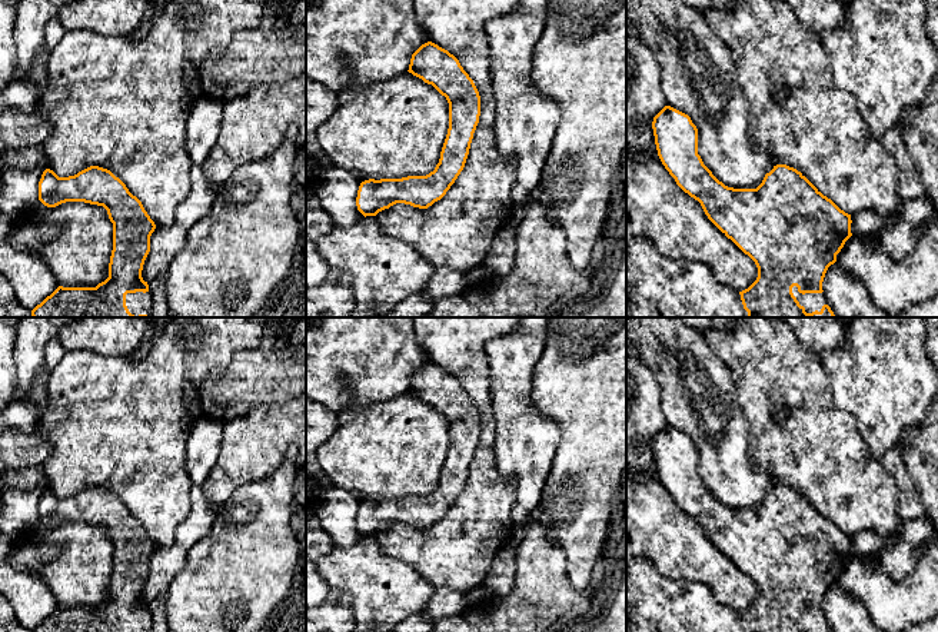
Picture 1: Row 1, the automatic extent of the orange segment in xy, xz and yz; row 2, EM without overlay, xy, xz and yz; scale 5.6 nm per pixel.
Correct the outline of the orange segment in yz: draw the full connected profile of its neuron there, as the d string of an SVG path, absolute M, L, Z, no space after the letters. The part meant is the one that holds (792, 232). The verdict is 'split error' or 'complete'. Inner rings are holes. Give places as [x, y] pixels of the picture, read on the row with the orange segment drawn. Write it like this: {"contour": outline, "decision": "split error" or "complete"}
{"contour": "M665 106L652 122L658 156L676 184L698 200L708 219L731 239L758 267L756 280L739 292L748 317L836 317L822 290L825 273L836 262L836 255L852 236L851 214L824 196L801 172L776 164L756 189L734 189L719 182L698 154L698 129L691 117Z", "decision": "split error"}

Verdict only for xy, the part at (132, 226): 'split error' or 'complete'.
split error

